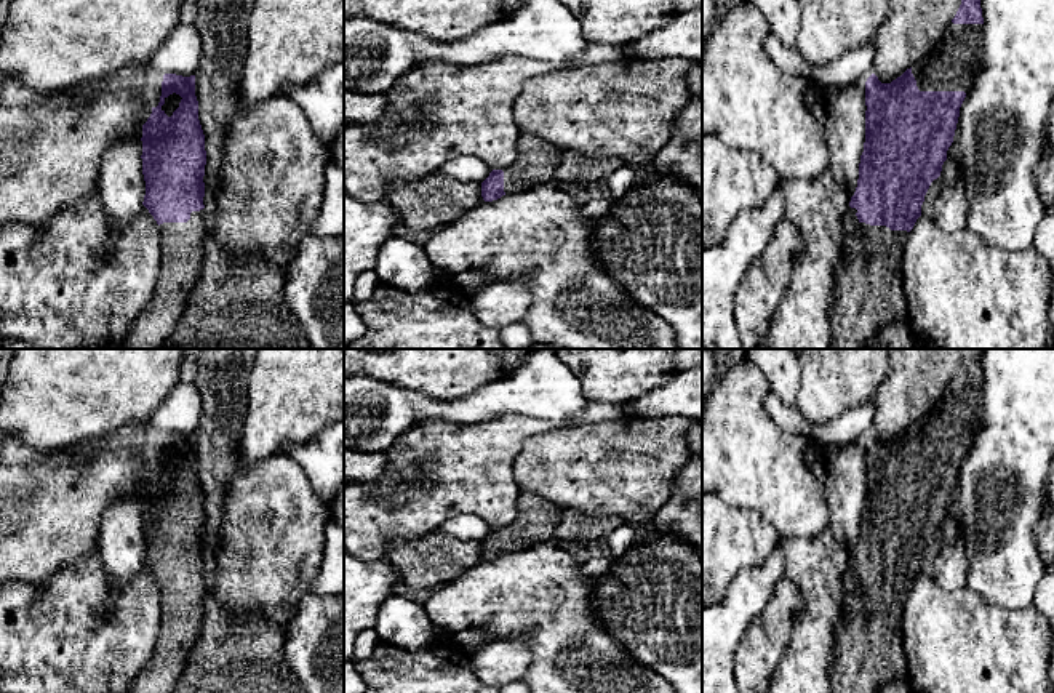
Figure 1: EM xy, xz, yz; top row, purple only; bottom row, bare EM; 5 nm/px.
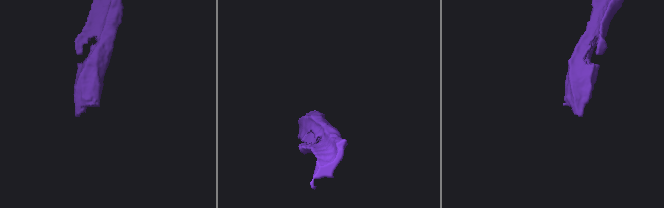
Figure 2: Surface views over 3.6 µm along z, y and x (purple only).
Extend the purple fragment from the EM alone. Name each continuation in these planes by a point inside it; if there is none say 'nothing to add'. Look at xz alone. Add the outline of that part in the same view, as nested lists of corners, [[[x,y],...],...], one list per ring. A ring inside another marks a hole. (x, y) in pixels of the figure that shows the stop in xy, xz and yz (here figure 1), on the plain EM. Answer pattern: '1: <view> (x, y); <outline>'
1: xz (538, 517); [[[521,491],[517,507],[518,517],[502,528],[505,552],[521,552],[555,541],[563,511],[560,506],[533,491]]]

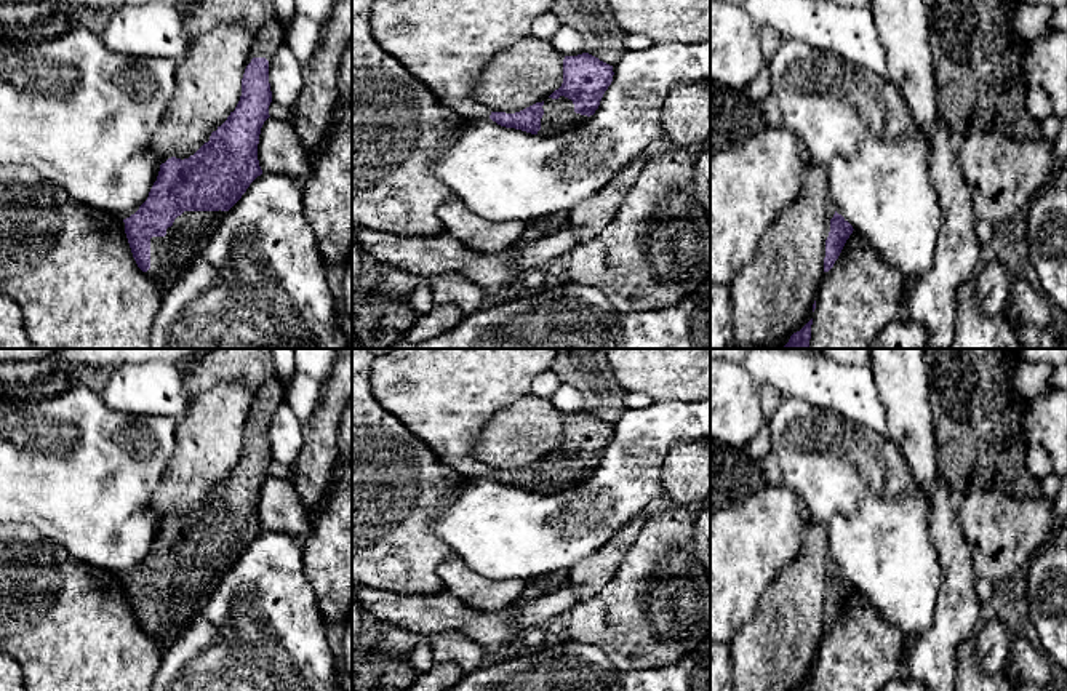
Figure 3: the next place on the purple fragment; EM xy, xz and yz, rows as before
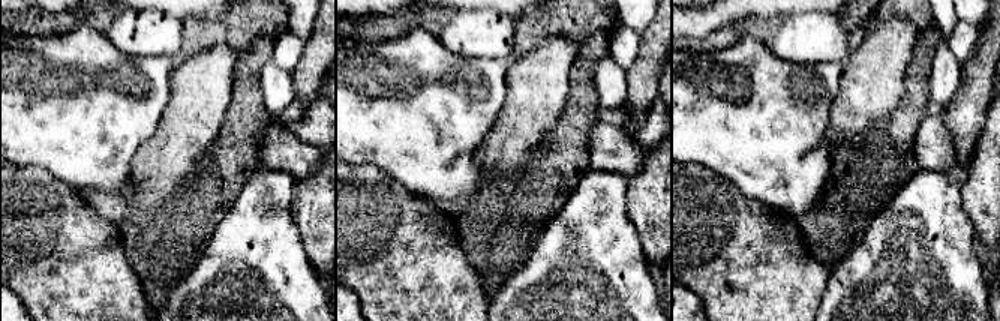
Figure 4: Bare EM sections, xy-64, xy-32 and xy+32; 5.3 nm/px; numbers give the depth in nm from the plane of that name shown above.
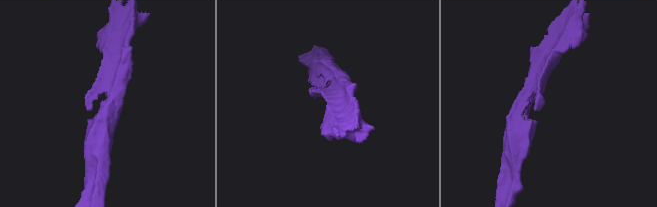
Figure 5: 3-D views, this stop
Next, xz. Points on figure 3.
1: xz (559, 474); [[[565,454],[558,457],[545,456],[542,467],[539,494],[561,493],[589,477],[587,473],[576,472],[573,459]]]

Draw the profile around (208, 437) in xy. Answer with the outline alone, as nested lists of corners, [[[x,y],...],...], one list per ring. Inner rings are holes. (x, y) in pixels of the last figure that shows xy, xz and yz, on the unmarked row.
[[[227,381],[211,385],[187,403],[174,429],[173,456],[152,496],[154,512],[160,523],[171,515],[184,518],[194,513],[235,469],[242,454],[245,427],[254,414],[254,393],[256,390],[242,381]]]

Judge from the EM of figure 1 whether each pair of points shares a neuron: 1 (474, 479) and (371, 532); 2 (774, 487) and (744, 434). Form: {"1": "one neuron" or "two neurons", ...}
{"1": "one neuron", "2": "one neuron"}

